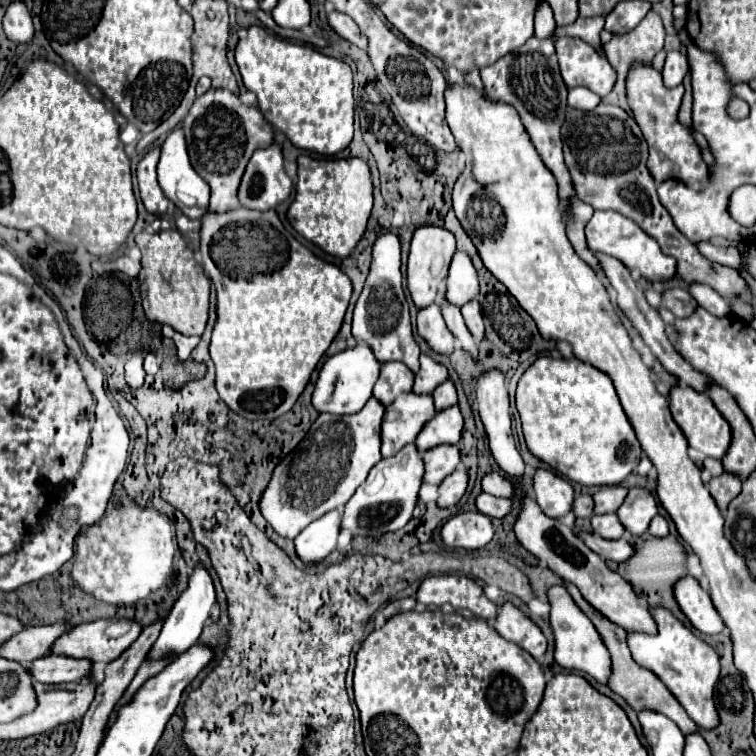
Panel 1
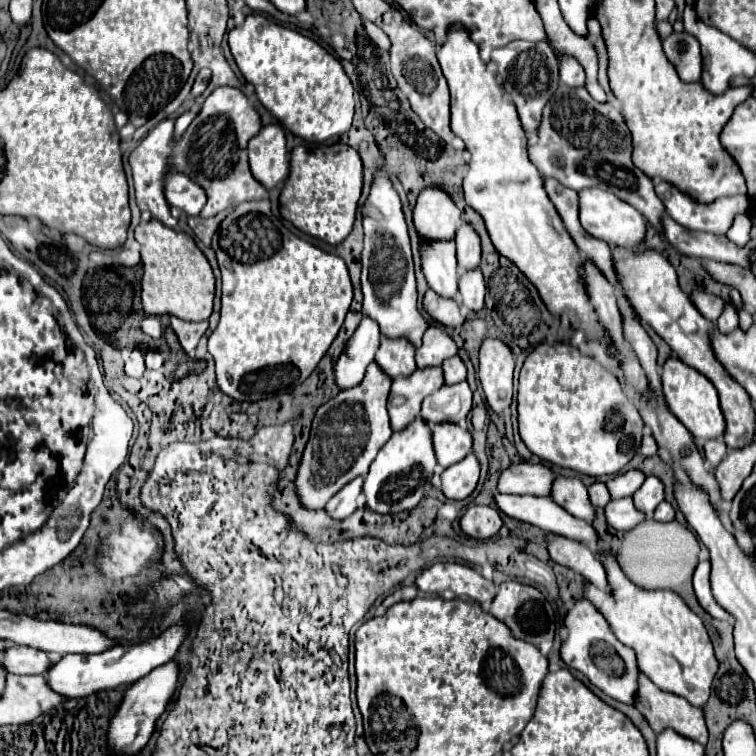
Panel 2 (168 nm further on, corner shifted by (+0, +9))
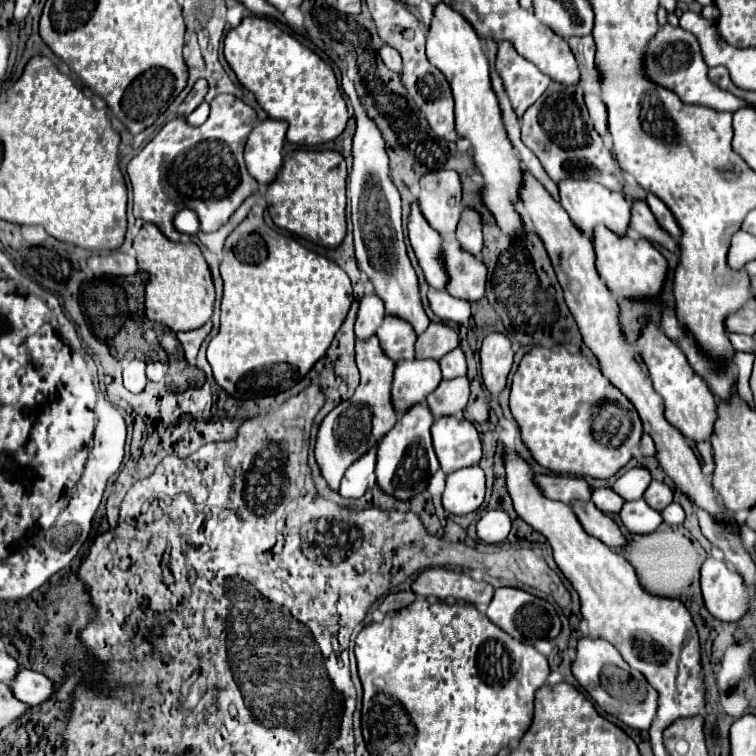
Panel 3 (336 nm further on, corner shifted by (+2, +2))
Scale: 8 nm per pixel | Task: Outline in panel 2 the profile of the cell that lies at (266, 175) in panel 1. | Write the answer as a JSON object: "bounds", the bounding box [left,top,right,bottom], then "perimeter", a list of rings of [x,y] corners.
{"bounds":[249,124,289,190],"perimeter":[[[281,124],[263,126],[261,132],[249,140],[251,174],[263,188],[271,190],[289,176],[289,154],[285,148],[285,132]]]}

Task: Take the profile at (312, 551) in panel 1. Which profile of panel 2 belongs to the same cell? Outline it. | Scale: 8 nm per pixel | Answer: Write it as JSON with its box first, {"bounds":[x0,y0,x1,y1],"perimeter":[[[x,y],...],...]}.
{"bounds":[325,478,363,522],"perimeter":[[[363,478],[351,480],[351,484],[341,488],[341,492],[335,494],[335,498],[331,498],[329,504],[325,504],[325,512],[331,520],[341,522],[349,514],[355,512],[357,504],[359,504],[359,496],[361,496],[361,484],[363,484]]]}

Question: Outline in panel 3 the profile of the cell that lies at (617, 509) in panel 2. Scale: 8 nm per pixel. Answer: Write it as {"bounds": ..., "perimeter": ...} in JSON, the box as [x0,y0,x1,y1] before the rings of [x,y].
{"bounds":[621,499,661,533],"perimeter":[[[645,499],[627,501],[621,509],[621,521],[631,533],[653,533],[661,523],[661,513],[645,503]]]}

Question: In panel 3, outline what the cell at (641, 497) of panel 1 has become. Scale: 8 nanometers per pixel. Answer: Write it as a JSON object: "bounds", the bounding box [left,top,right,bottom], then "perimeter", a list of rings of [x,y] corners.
{"bounds":[645,481,673,511],"perimeter":[[[651,481],[651,485],[647,487],[645,491],[645,501],[655,507],[657,511],[663,511],[671,501],[673,501],[673,491],[665,485],[665,483],[659,483],[659,481]]]}

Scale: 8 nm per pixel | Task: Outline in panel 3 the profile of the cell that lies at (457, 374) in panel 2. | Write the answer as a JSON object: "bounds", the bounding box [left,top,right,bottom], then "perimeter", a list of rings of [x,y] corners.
{"bounds":[441,347,467,379],"perimeter":[[[461,347],[449,351],[449,355],[445,355],[441,361],[441,373],[443,379],[453,379],[453,377],[461,377],[467,373],[467,363],[465,363],[465,353],[461,351]]]}

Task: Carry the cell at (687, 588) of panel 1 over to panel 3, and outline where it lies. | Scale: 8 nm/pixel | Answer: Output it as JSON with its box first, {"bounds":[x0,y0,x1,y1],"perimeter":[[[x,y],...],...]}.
{"bounds":[701,557,749,621],"perimeter":[[[709,557],[701,567],[701,591],[705,599],[705,607],[709,613],[721,621],[737,621],[747,613],[749,607],[749,587],[745,587],[745,581],[741,579],[741,573],[727,567],[725,561],[717,561]]]}

